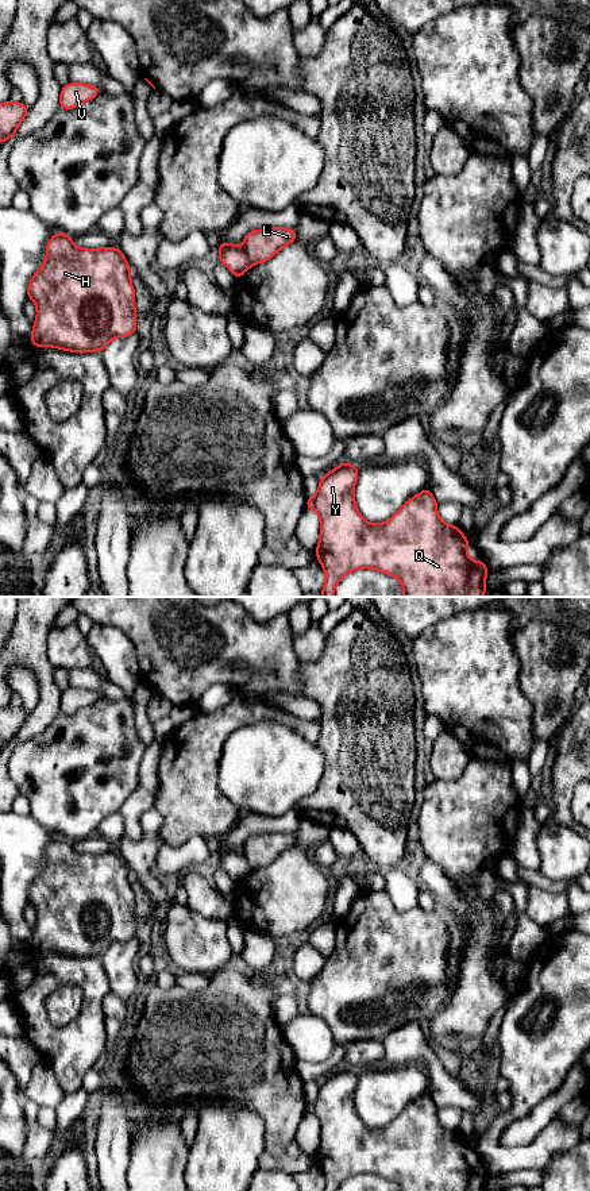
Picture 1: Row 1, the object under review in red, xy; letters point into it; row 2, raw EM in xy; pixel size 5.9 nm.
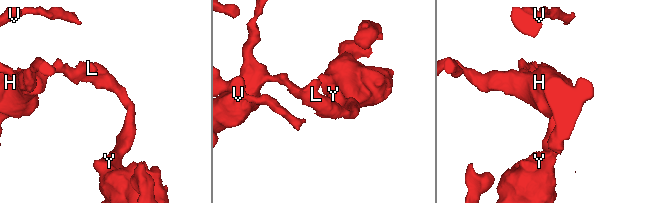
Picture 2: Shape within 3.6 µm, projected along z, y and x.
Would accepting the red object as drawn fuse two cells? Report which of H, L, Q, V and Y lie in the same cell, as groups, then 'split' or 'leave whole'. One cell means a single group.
H V / L Q Y | split

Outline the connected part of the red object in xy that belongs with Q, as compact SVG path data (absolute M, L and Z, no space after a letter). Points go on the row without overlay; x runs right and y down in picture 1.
M343 1067L321 1082L316 1099L306 1103L306 1114L316 1115L320 1122L315 1156L324 1173L324 1191L336 1191L346 1179L359 1173L393 1180L401 1191L485 1191L487 1171L468 1163L468 1144L458 1132L440 1125L437 1106L429 1094L413 1101L387 1126L370 1129L355 1109L356 1084L358 1071Z

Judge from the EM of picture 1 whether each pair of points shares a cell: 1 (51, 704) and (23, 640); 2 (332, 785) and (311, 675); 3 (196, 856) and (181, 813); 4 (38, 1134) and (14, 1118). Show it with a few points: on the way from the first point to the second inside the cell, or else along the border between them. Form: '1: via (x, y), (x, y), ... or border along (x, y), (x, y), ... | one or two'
1: via (47, 687), (45, 671), (34, 656) | one
2: via (335, 758), (335, 721), (331, 717), (331, 702) | one
3: border along (204, 836), (193, 836), (180, 845), (165, 845) | two
4: border along (23, 1099), (24, 1144), (20, 1155) | two

